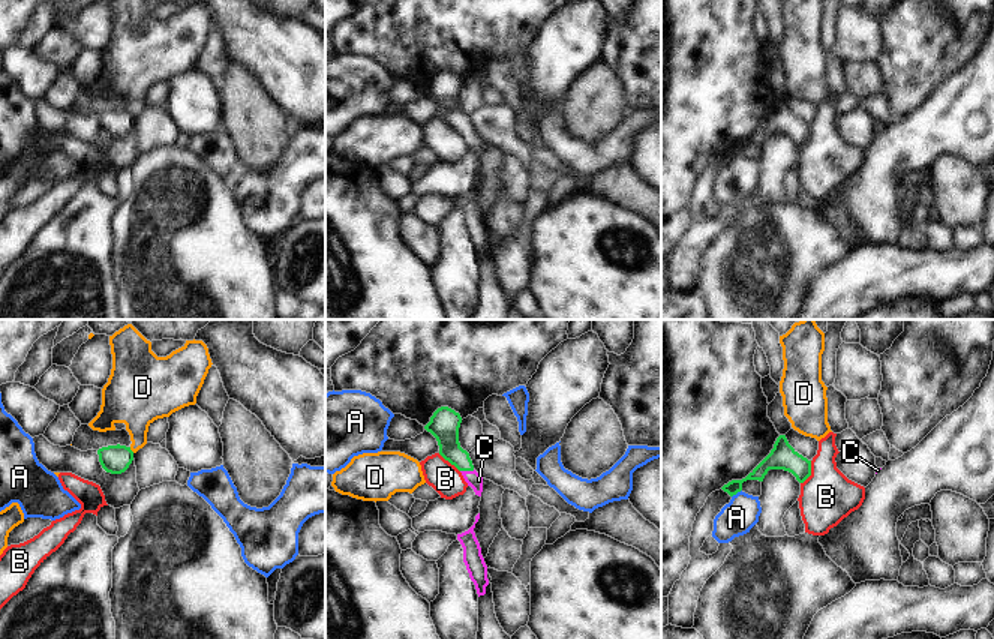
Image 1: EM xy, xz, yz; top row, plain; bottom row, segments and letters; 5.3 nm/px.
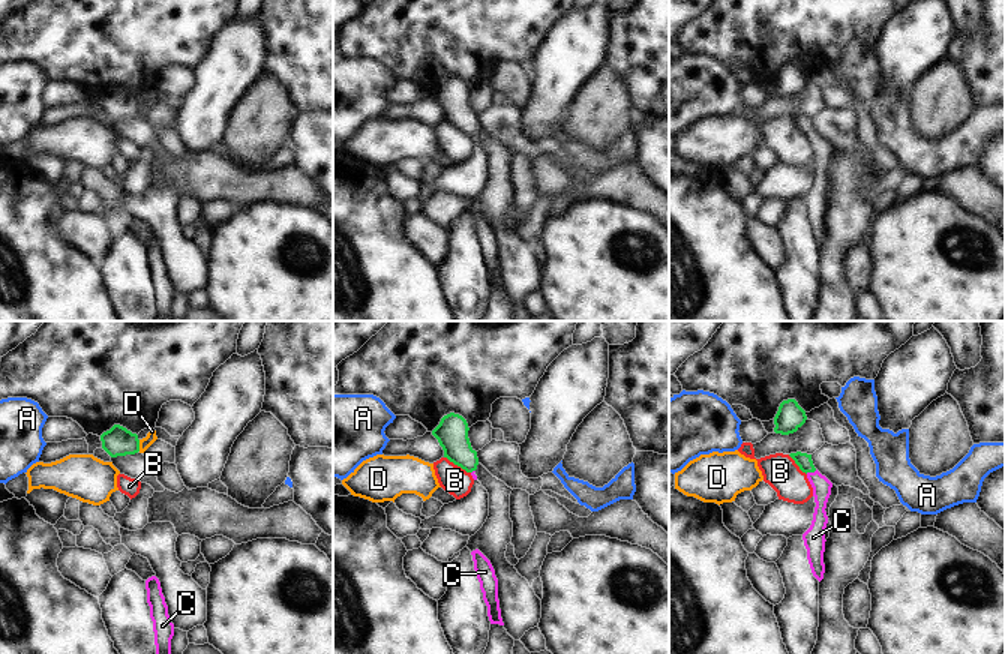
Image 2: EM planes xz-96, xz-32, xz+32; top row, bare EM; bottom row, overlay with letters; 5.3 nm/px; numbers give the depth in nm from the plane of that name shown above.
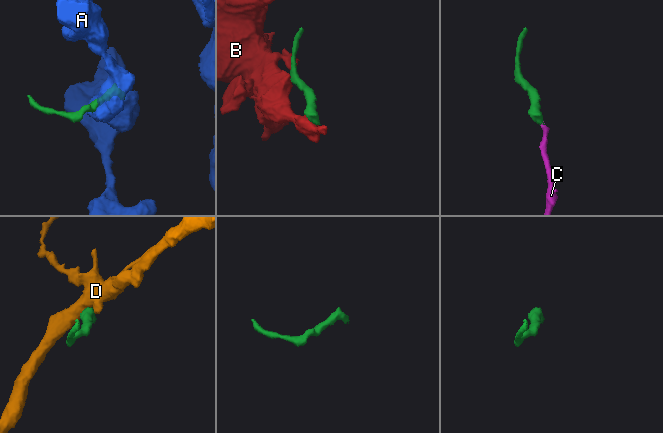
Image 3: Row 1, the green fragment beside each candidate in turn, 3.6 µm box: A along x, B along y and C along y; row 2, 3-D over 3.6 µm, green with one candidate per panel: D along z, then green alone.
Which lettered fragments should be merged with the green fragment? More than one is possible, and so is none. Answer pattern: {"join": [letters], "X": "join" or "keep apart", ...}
{"join": ["C"], "A": "keep apart", "B": "keep apart", "C": "join", "D": "keep apart"}

